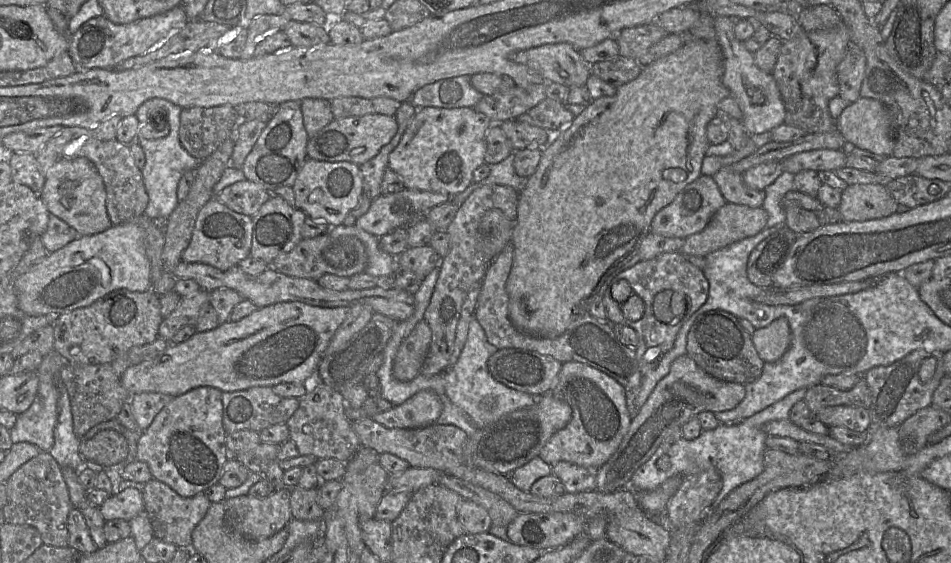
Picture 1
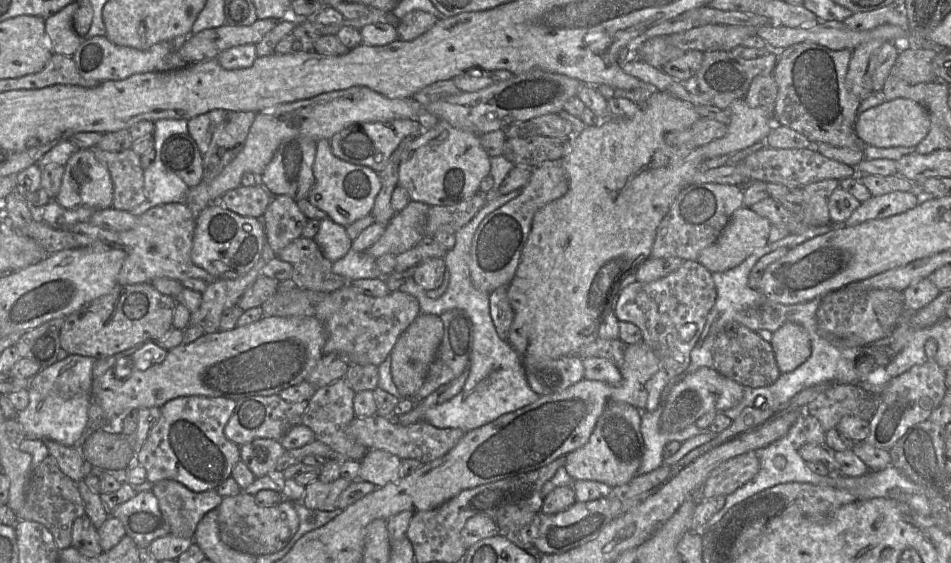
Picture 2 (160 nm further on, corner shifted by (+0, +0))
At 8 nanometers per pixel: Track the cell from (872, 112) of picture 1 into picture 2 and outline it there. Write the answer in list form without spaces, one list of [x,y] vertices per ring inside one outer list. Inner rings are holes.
[[[905,98],[885,101],[858,113],[854,130],[865,143],[878,148],[915,147],[928,134],[930,117],[925,107]]]

